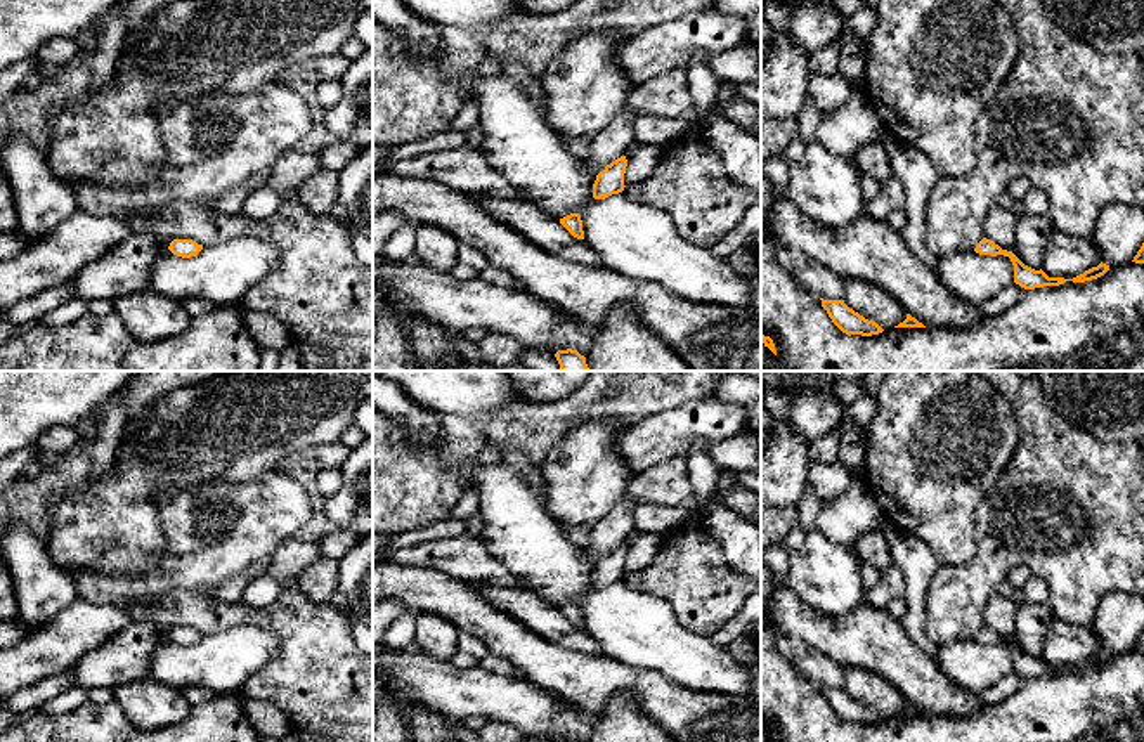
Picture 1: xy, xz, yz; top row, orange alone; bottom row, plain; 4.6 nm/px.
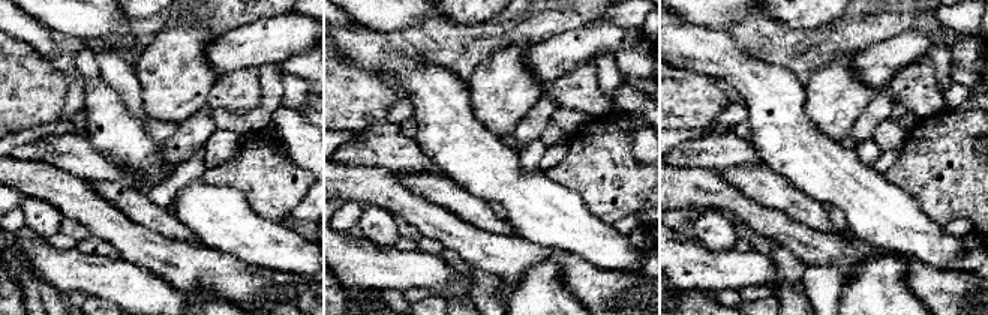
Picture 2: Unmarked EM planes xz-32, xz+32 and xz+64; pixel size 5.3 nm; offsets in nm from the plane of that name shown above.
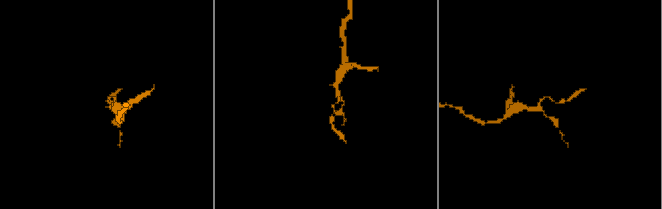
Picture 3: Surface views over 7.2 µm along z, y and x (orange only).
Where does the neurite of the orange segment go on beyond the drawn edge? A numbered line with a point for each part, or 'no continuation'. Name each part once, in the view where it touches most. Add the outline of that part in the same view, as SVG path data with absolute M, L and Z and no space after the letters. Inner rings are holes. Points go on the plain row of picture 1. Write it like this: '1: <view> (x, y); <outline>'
no continuation

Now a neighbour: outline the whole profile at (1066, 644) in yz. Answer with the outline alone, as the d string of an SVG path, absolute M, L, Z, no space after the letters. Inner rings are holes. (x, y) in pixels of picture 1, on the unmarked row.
M1054 617L1045 635L1042 659L1049 666L1073 667L1101 650L1101 641L1092 628Z

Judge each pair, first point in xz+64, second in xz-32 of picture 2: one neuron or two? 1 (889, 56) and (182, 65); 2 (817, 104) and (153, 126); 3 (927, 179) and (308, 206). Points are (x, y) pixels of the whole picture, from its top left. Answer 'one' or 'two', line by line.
1: two
2: two
3: two

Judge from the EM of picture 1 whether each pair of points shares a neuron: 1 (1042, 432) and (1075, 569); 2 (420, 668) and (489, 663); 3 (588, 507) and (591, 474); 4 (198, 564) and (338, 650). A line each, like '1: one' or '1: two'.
1: one
2: two
3: one
4: two

